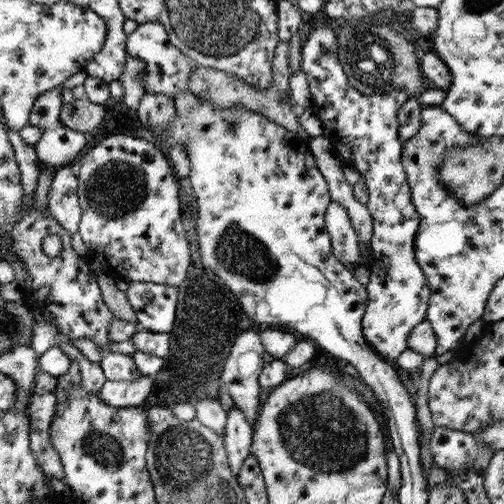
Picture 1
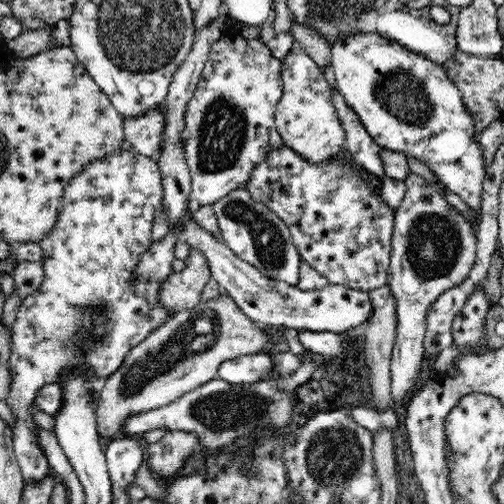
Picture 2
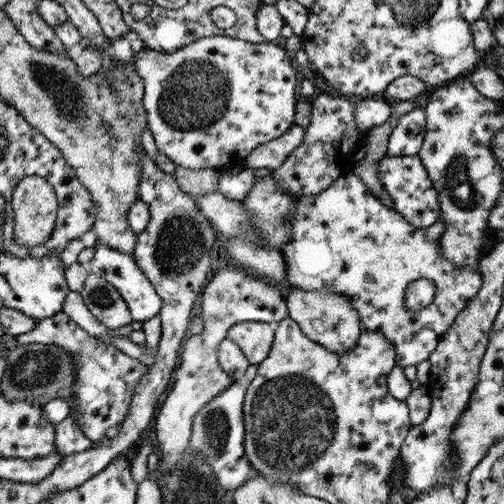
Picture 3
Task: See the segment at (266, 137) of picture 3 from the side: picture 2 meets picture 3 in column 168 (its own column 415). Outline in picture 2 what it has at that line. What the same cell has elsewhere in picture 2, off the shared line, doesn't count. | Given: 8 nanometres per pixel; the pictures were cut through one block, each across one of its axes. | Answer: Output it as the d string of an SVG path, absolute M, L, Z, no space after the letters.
M356 32L354 36L344 36L342 40L334 40L330 44L330 50L332 50L332 66L338 82L336 90L344 94L348 106L358 114L358 120L370 132L374 142L380 148L394 150L424 162L442 180L442 184L448 190L452 190L466 202L472 218L478 222L488 168L484 166L484 158L478 142L480 134L474 132L472 128L474 122L466 112L466 106L462 104L462 94L454 86L454 82L446 76L444 66L378 34Z

